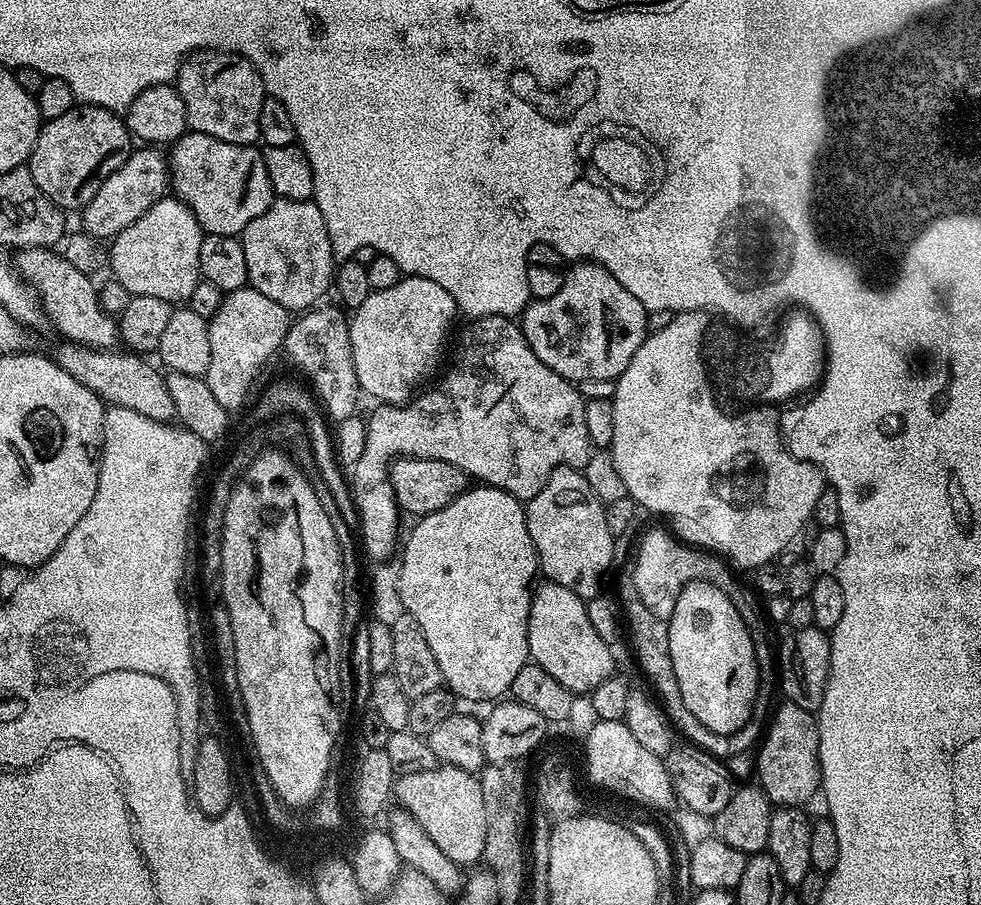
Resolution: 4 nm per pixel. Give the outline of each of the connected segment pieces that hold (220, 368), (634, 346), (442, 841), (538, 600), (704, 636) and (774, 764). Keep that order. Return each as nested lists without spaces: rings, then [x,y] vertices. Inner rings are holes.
[[[245,286],[227,293],[218,310],[208,321],[210,338],[210,366],[206,379],[214,399],[230,414],[248,400],[248,391],[260,372],[260,367],[284,347],[290,313],[278,306],[274,298],[266,298],[258,290]]]
[[[576,262],[571,265],[572,268],[563,273],[560,281],[560,289],[554,294],[550,294],[550,298],[545,300],[533,299],[528,307],[524,309],[522,315],[519,317],[518,323],[520,329],[524,331],[526,342],[530,346],[530,350],[534,350],[534,354],[538,354],[538,358],[546,366],[550,366],[550,370],[554,370],[562,378],[579,382],[586,378],[598,378],[599,380],[615,380],[616,377],[621,376],[626,370],[626,366],[630,366],[630,358],[634,358],[634,354],[638,350],[638,346],[642,346],[644,337],[648,335],[648,327],[646,326],[647,312],[642,306],[642,302],[638,302],[638,298],[634,298],[634,294],[630,294],[627,284],[618,282],[618,278],[614,278],[614,274],[610,274],[610,270],[606,270],[600,264],[591,262]]]
[[[446,763],[417,772],[400,772],[394,780],[394,800],[416,819],[430,842],[455,864],[467,866],[483,857],[486,806],[482,806],[482,786],[473,773]]]
[[[551,582],[541,583],[541,588],[537,587],[532,594],[532,605],[530,606],[530,622],[528,623],[528,654],[531,663],[542,666],[542,670],[546,670],[546,674],[550,674],[555,681],[560,682],[562,686],[566,686],[566,690],[570,690],[573,694],[592,693],[602,681],[610,675],[613,675],[614,668],[612,668],[612,652],[613,649],[606,643],[602,642],[602,638],[598,638],[598,633],[595,632],[593,624],[590,623],[590,614],[588,613],[588,606],[578,594],[574,594],[574,590],[566,590],[566,586],[558,586]]]
[[[702,580],[691,581],[684,587],[682,594],[678,594],[678,602],[674,602],[672,616],[668,618],[668,637],[670,638],[670,662],[674,666],[674,678],[678,678],[678,687],[686,709],[698,718],[698,722],[706,726],[707,729],[714,731],[714,733],[720,735],[734,734],[751,718],[752,703],[755,702],[756,688],[759,686],[759,664],[755,658],[754,642],[750,638],[746,622],[742,622],[742,614],[738,614],[734,603],[730,602],[730,598],[726,594],[722,594],[722,590],[718,586]]]
[[[781,703],[776,713],[771,713],[766,724],[766,731],[759,741],[760,753],[756,756],[756,776],[758,786],[768,796],[773,806],[782,808],[798,808],[807,805],[812,795],[821,791],[820,786],[820,726],[817,717],[811,712],[802,710],[802,706]]]

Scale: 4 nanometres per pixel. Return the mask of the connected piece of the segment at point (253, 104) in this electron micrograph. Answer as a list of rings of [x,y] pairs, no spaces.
[[[215,50],[193,52],[177,70],[174,87],[186,106],[191,131],[235,144],[255,145],[260,140],[258,110],[266,93],[258,70],[245,56]]]

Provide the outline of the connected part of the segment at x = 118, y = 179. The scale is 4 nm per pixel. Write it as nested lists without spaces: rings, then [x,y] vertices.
[[[140,146],[133,151],[132,155],[102,182],[98,194],[90,198],[90,202],[82,210],[84,216],[83,231],[89,232],[92,236],[111,238],[117,236],[130,222],[138,222],[146,210],[150,210],[160,200],[165,199],[170,192],[170,160],[164,156],[159,147]]]

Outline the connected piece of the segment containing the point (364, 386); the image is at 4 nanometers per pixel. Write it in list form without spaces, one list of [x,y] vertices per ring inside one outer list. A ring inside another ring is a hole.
[[[405,275],[394,286],[387,290],[378,290],[362,302],[350,316],[350,346],[354,354],[354,370],[358,374],[360,391],[365,397],[373,396],[380,404],[407,404],[417,391],[416,383],[427,374],[428,368],[436,364],[435,352],[444,348],[444,339],[458,317],[456,300],[438,282],[430,282],[430,278]]]

